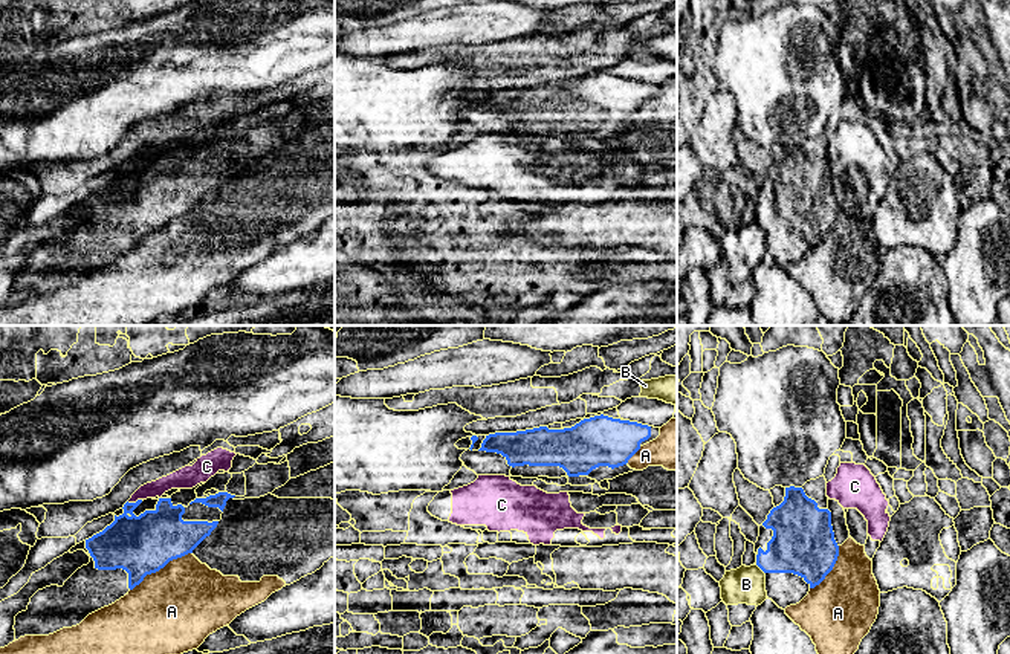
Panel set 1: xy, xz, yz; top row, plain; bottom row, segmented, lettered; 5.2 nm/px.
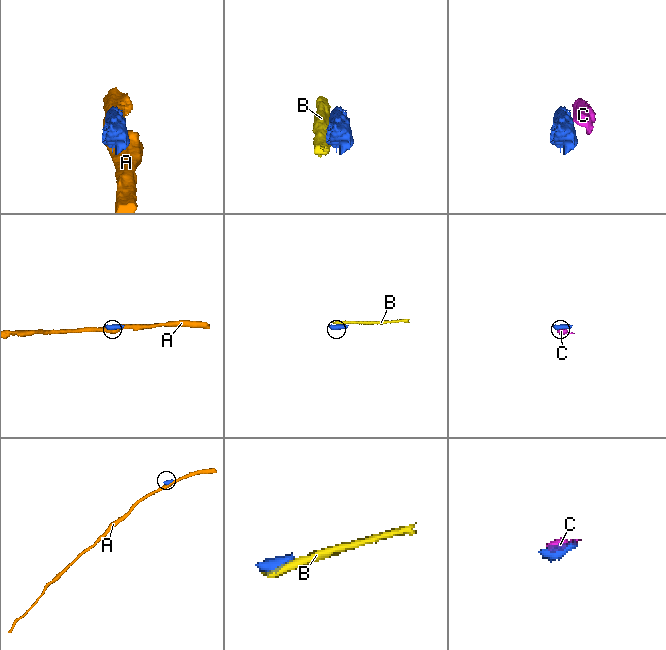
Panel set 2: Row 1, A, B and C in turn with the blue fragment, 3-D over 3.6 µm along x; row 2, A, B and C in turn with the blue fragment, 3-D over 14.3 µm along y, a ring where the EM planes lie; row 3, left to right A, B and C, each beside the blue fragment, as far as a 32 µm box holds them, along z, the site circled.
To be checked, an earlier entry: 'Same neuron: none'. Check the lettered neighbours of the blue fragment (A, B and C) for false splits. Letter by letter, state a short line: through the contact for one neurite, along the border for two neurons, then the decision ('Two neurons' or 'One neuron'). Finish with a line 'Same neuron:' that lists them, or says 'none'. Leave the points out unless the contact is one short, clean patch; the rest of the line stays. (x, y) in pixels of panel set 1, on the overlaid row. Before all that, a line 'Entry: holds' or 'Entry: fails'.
Entry: holds
A: Two neurons
B: Two neurons
C: Line: xy (141, 498), (127, 501). Two neurons
Same neuron: none

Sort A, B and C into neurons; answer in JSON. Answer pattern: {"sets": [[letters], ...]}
{"sets": [["A"], ["B"], ["C"]]}

